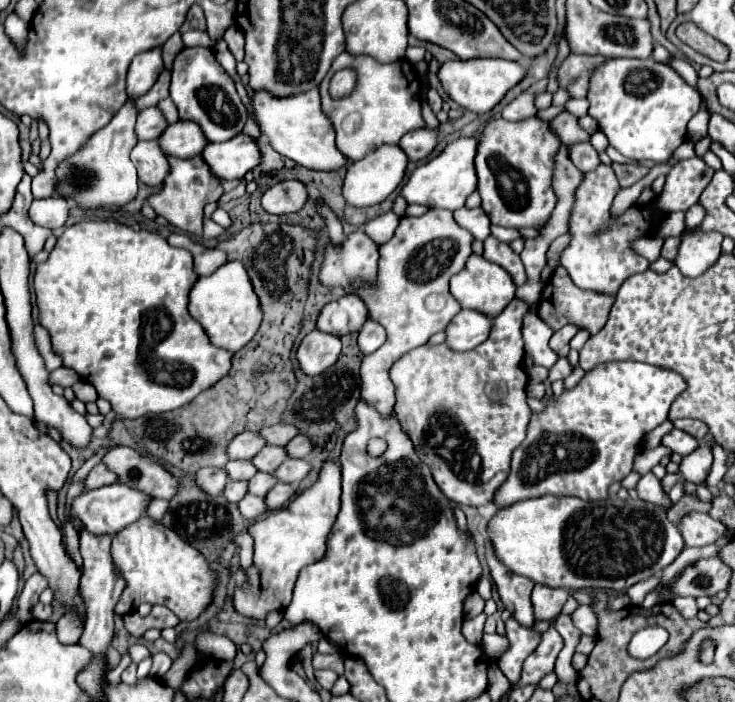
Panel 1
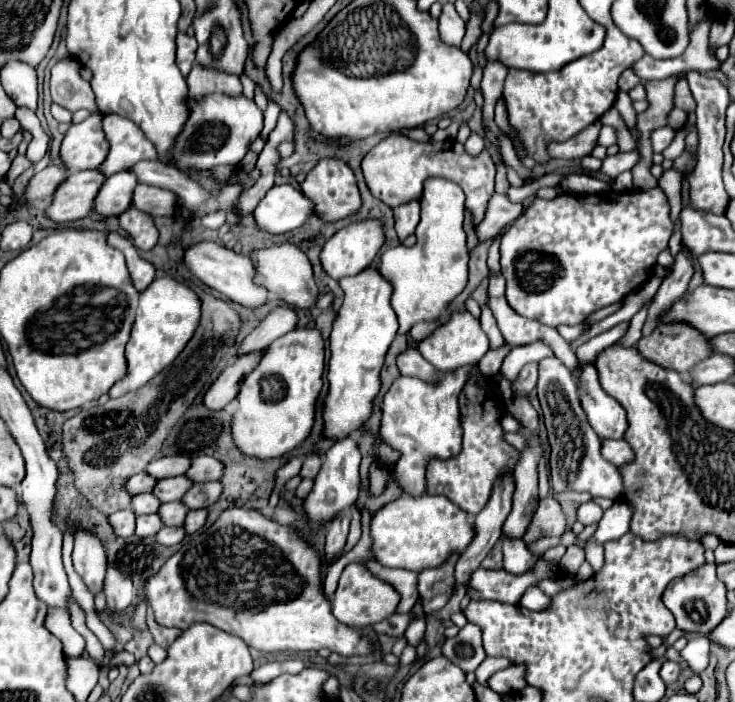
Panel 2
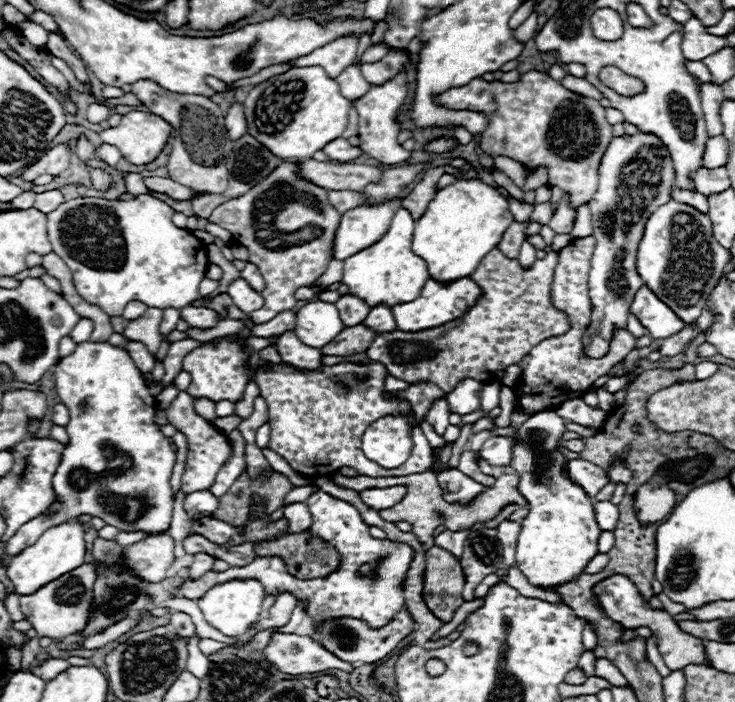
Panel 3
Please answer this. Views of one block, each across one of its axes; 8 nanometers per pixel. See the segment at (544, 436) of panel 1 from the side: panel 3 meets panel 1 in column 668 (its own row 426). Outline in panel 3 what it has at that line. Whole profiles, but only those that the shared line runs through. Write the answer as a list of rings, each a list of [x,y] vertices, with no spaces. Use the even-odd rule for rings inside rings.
[[[388,416],[376,420],[362,438],[362,450],[382,468],[398,468],[404,464],[412,450],[408,418]]]

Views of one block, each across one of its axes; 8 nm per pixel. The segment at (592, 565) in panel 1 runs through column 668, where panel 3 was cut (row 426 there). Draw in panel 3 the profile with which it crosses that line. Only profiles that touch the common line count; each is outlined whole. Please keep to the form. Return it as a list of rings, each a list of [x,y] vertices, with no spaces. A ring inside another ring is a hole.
[[[542,410],[540,414],[532,414],[518,430],[514,430],[516,434],[520,434],[520,446],[516,446],[516,450],[512,452],[510,466],[520,476],[520,492],[524,492],[524,498],[528,498],[528,508],[530,508],[530,514],[528,518],[524,518],[522,530],[518,536],[516,568],[526,576],[526,580],[532,586],[542,588],[542,590],[556,588],[560,584],[566,584],[578,578],[588,566],[588,562],[598,554],[596,542],[602,532],[596,524],[590,498],[580,486],[568,480],[568,476],[562,472],[566,458],[554,450],[556,446],[560,446],[560,436],[566,432],[564,424],[566,422],[554,410]]]

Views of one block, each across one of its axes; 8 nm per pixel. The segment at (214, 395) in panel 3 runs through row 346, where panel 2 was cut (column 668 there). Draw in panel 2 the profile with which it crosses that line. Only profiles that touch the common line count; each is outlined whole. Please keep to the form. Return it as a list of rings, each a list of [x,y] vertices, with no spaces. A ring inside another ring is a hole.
[[[660,186],[652,188],[652,190],[646,190],[646,192],[640,192],[640,190],[634,190],[634,194],[630,192],[614,192],[614,190],[608,190],[604,192],[602,196],[576,196],[576,194],[558,194],[556,198],[552,200],[544,200],[544,198],[532,198],[532,202],[524,208],[524,212],[520,214],[518,220],[514,220],[508,230],[504,232],[502,236],[502,244],[500,244],[500,268],[502,268],[502,276],[506,278],[506,300],[508,304],[520,314],[520,316],[526,316],[526,318],[532,318],[532,320],[540,320],[540,324],[546,324],[546,326],[560,326],[560,324],[568,324],[568,326],[574,326],[574,324],[580,324],[588,314],[608,306],[608,304],[614,304],[614,302],[620,302],[626,294],[630,294],[636,286],[642,286],[644,280],[648,280],[650,272],[654,270],[656,266],[656,256],[668,248],[668,240],[672,236],[672,230],[674,230],[674,224],[670,220],[670,204],[668,204],[668,196],[664,194],[664,190]]]

